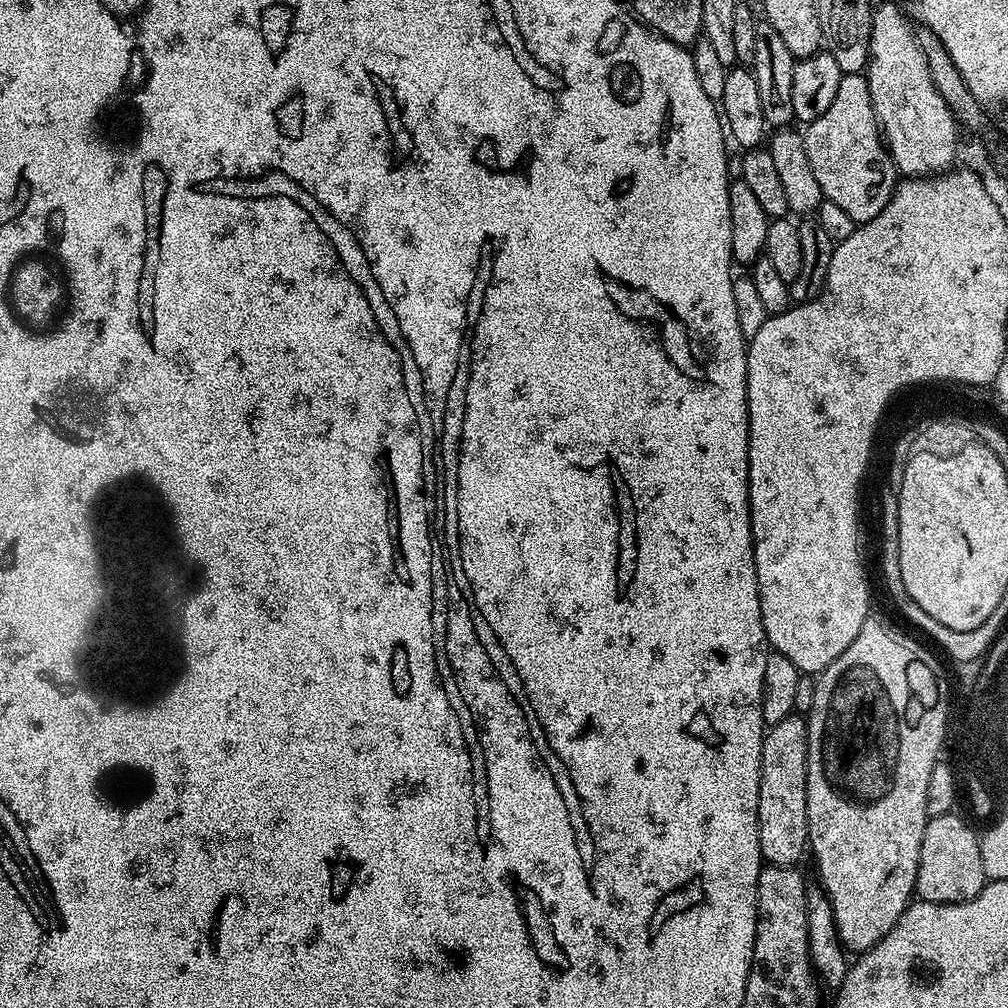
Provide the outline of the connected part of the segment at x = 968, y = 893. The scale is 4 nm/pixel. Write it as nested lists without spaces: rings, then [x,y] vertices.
[[[957,814],[934,816],[922,834],[915,895],[935,904],[961,904],[977,896],[986,883],[982,870],[980,836]]]

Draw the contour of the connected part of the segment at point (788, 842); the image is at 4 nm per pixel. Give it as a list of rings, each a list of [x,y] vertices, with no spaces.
[[[793,714],[765,731],[760,751],[760,854],[769,865],[786,868],[799,865],[808,847],[806,786],[808,785],[808,721]]]

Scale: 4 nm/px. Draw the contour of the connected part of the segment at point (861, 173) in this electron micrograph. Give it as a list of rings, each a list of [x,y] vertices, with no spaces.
[[[859,72],[841,75],[830,110],[807,125],[802,135],[806,158],[810,158],[814,178],[818,178],[825,200],[842,206],[857,225],[874,219],[896,191],[898,173],[876,122],[867,75]]]

